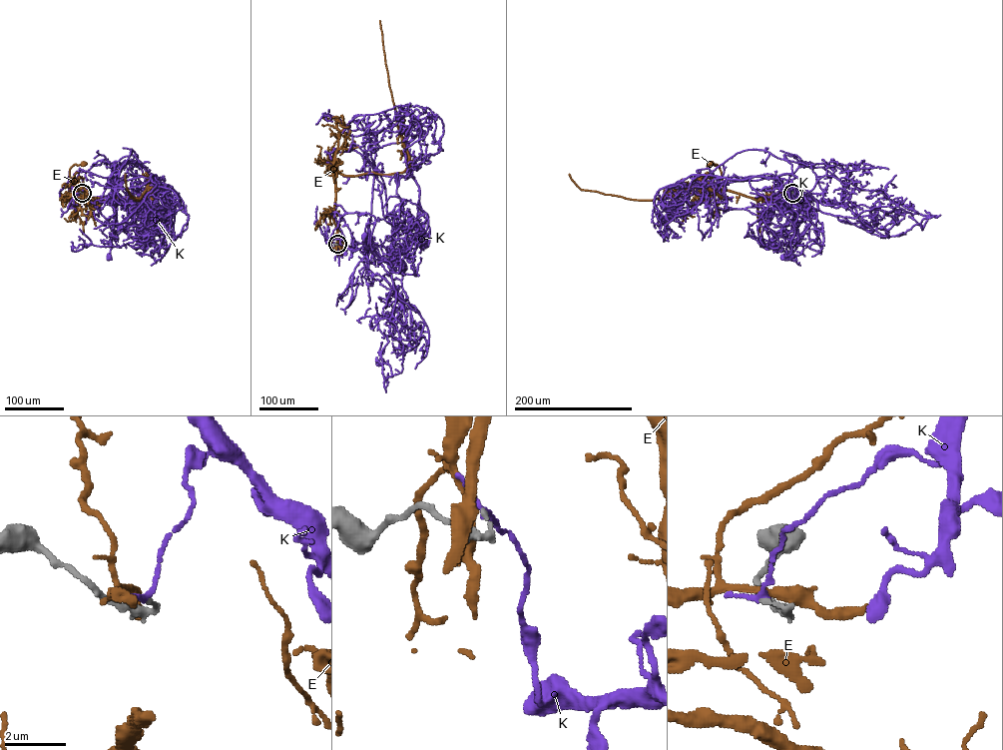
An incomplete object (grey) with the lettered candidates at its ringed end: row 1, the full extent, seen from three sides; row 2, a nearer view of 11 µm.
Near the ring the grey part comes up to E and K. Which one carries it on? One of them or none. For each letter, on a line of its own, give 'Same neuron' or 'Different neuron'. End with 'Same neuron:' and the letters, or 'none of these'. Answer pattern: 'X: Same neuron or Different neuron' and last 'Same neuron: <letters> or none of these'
E: Different neuron
K: Different neuron
Same neuron: none of these

